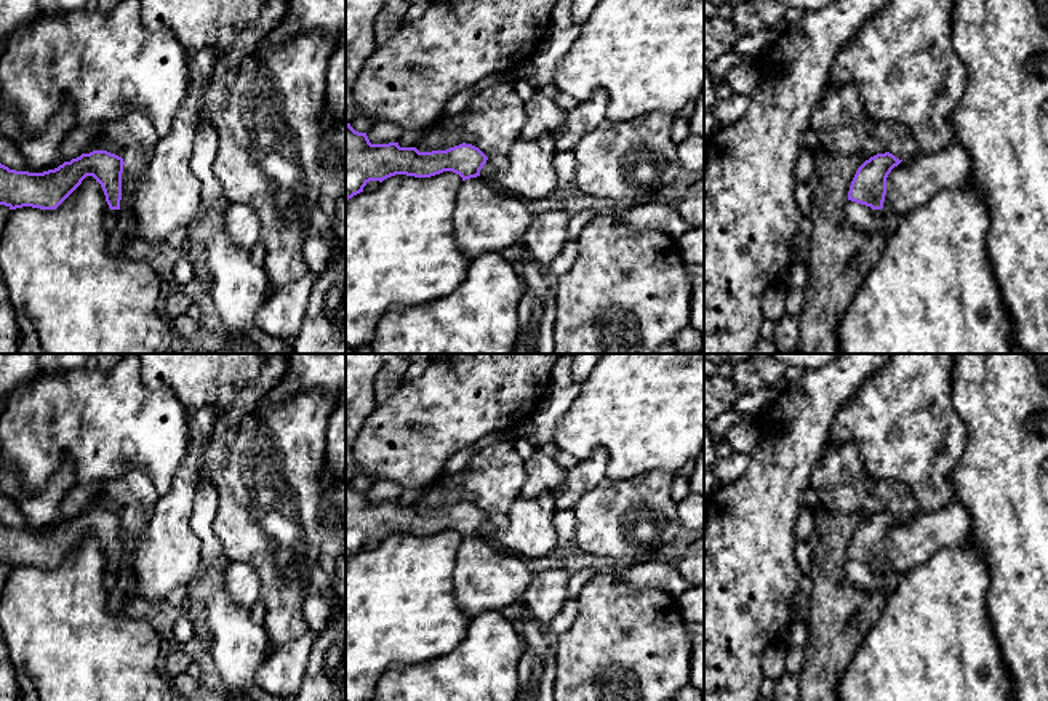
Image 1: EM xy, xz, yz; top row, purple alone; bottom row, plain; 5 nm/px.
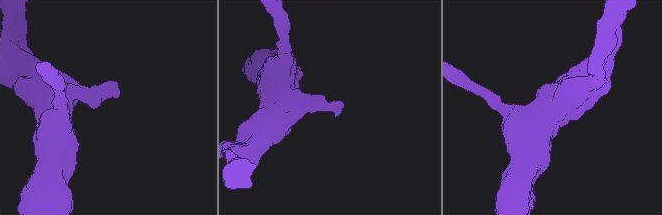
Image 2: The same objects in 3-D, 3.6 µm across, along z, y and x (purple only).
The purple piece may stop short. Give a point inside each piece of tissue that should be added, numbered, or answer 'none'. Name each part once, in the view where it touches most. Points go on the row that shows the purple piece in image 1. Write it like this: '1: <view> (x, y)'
1: yz (912, 183)

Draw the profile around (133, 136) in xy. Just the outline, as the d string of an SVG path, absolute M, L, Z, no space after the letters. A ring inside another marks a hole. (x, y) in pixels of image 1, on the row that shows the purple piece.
M130 112L118 120L106 120L82 130L74 128L58 149L59 160L70 162L85 147L107 150L123 162L144 160L152 155L160 136L144 112Z

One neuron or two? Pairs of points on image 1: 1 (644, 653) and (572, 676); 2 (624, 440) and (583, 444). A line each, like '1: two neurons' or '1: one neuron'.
1: one neuron
2: one neuron

